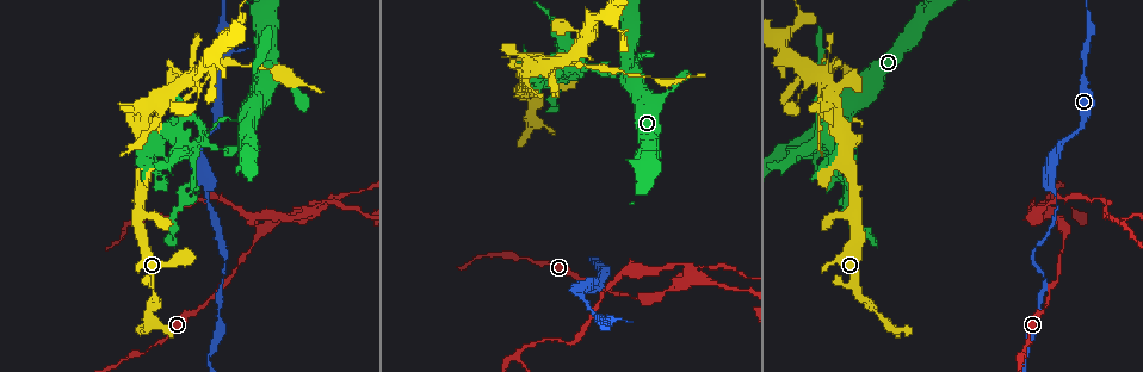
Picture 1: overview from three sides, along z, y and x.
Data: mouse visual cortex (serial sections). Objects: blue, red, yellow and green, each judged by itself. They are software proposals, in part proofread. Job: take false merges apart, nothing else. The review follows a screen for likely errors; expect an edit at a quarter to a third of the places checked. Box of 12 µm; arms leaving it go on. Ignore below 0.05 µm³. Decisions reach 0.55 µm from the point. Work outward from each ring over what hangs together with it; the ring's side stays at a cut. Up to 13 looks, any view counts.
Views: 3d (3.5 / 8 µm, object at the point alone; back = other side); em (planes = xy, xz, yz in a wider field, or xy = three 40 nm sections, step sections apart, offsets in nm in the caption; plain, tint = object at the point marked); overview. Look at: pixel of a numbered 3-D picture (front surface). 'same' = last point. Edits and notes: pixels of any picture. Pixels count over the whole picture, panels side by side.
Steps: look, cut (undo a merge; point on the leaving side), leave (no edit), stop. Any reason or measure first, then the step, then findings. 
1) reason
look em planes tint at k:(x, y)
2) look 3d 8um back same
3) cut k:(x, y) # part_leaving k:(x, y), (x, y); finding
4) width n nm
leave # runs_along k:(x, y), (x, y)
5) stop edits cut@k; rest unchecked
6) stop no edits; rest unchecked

look 3d 3.5um at 1:(608, 266)

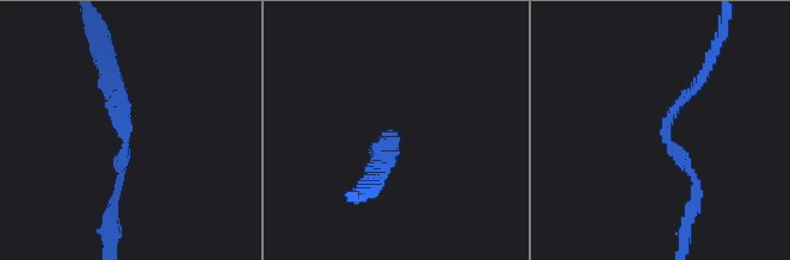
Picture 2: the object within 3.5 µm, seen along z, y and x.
look em xy step 2 tint at 2:(389, 137)

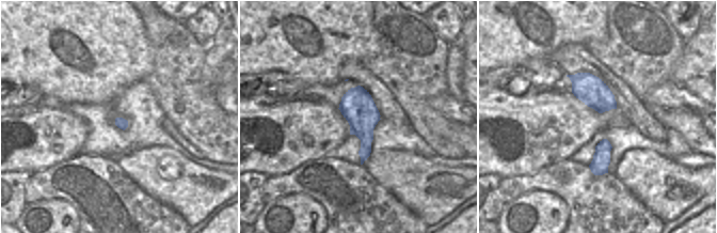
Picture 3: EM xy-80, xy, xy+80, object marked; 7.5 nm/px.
arm_widths 150, 200 nm
leave # runs_along 2:(709, 66), (666, 124), (693, 197); one cell here

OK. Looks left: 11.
arms run side by side
look 3d 3.5um at 1:(309, 212)

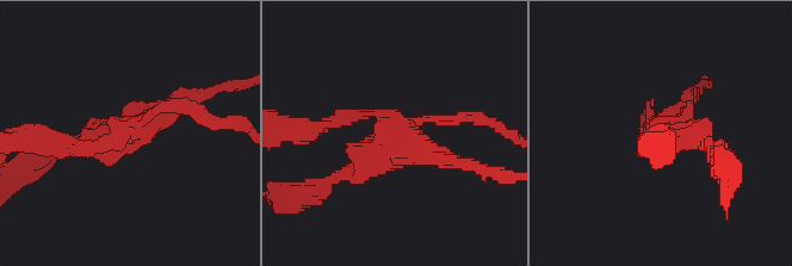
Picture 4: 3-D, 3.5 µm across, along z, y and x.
cut 4:(452, 119) # part_leaving 4:(379, 112), (296, 128); a second cell is stuck on

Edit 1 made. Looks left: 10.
look overview

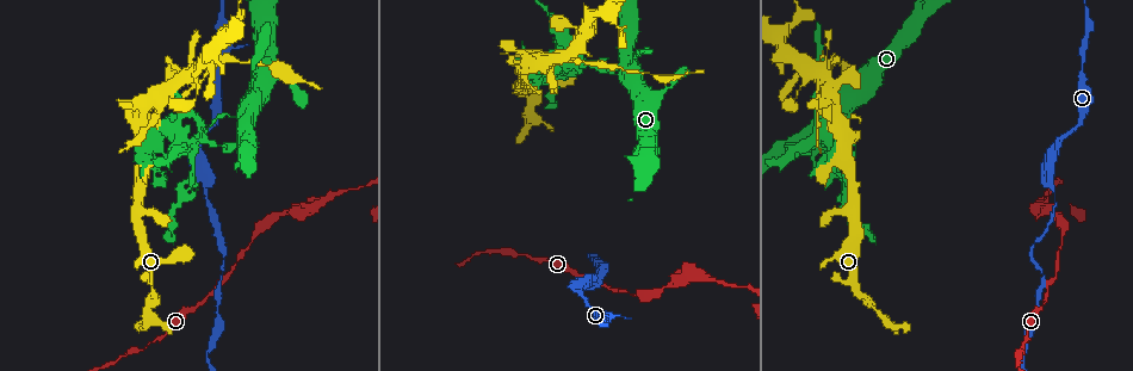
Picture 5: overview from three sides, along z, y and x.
look 3d 3.5um at 5:(842, 155)

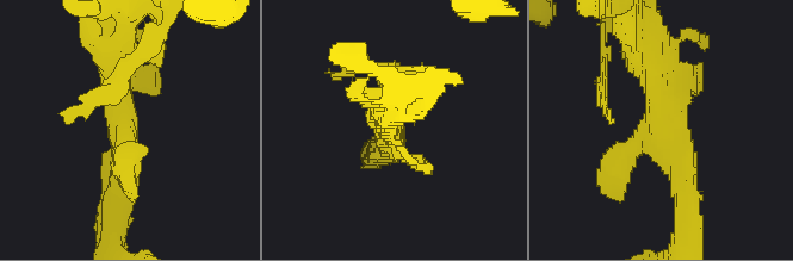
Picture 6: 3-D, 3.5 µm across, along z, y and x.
look em xy step 2 tint at 6:(122, 127)

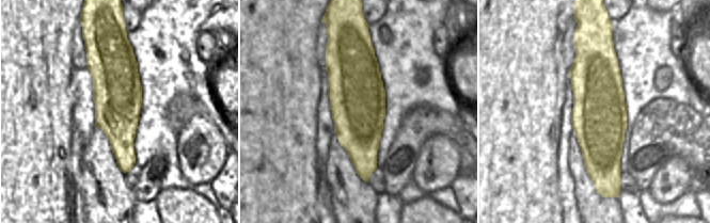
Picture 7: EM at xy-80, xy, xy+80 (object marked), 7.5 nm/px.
look em xy step 5 tint same

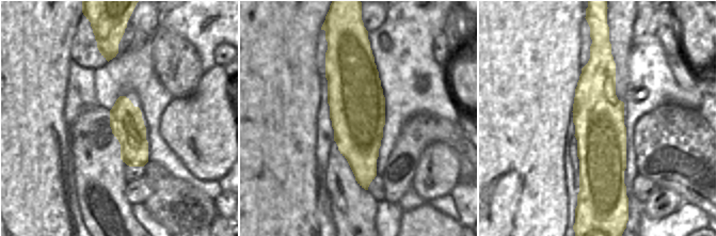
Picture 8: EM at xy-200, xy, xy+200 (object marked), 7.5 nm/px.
leave # runs_along 6:(687, 203), (654, 70), (640, 53); continuous, no second cell

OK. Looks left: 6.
sharp bend
look 3d 3.5um at 5:(157, 101)

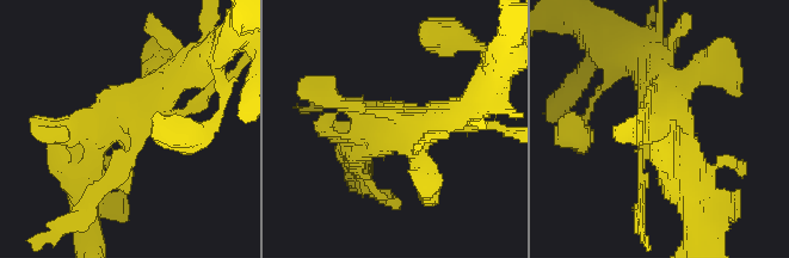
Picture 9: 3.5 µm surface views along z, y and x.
need the tissue
look em xy step 2 tint at 9:(389, 118)

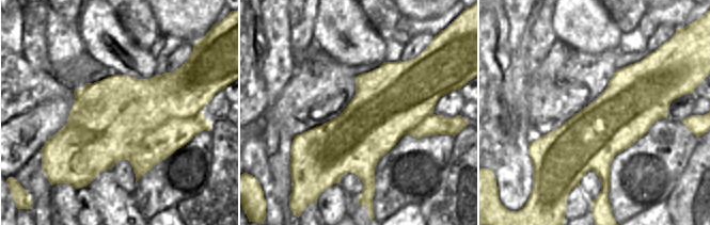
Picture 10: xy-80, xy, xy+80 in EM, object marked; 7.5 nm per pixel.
cut 9:(116, 179) # two cells meet here

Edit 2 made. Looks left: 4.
look overview

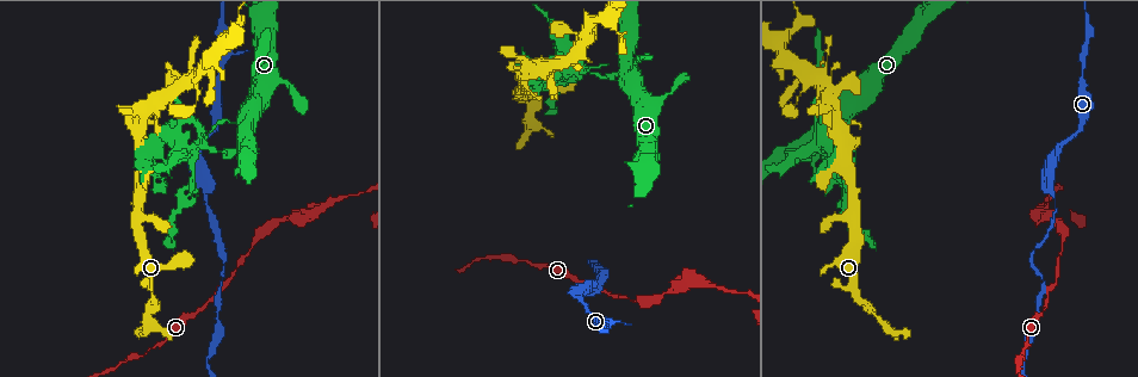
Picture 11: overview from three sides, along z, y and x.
thick turns thin
look 3d 3.5um at 11:(240, 18)

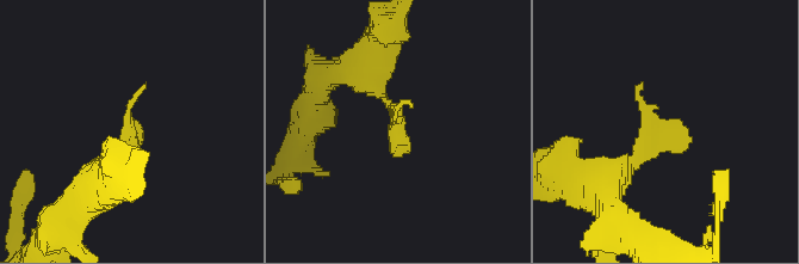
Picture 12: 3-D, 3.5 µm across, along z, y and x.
look em xy step 5 tint at 12:(396, 113)

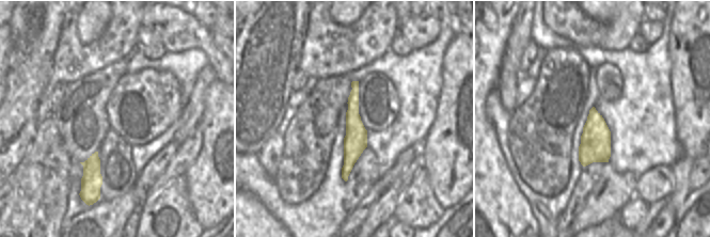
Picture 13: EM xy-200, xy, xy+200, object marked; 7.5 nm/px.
leave # runs_along 13:(356, 83), (353, 147), (345, 176); all the same cell

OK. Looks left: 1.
stop edits cut@4, cut@9; rest unchecked

